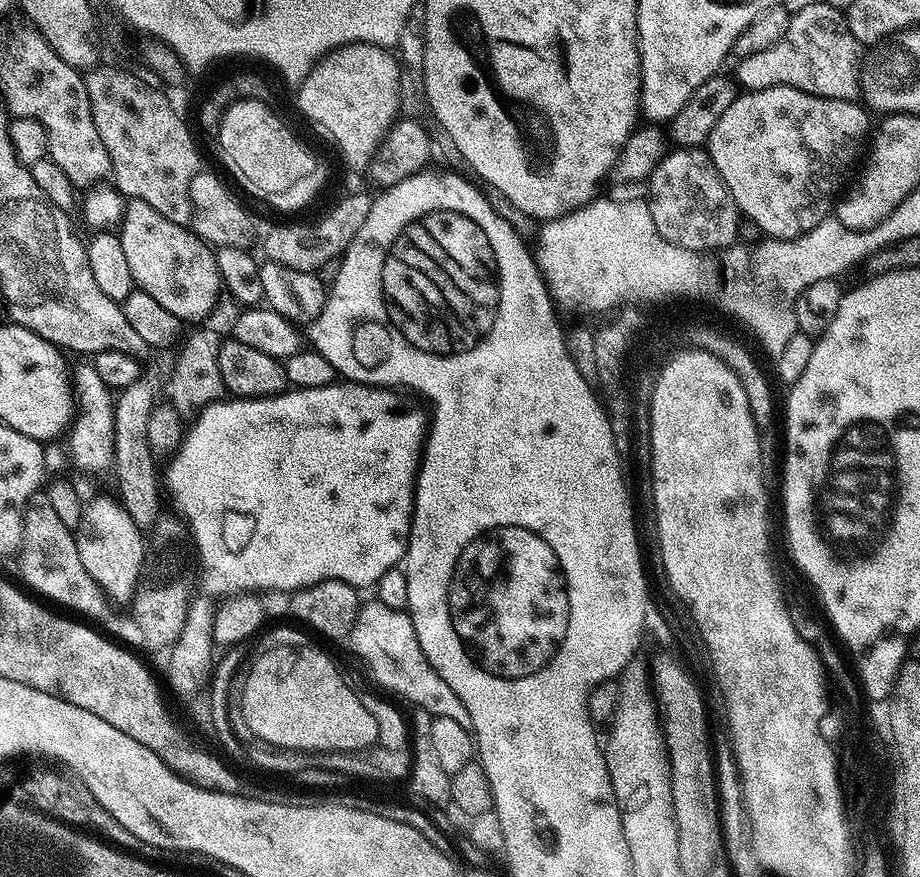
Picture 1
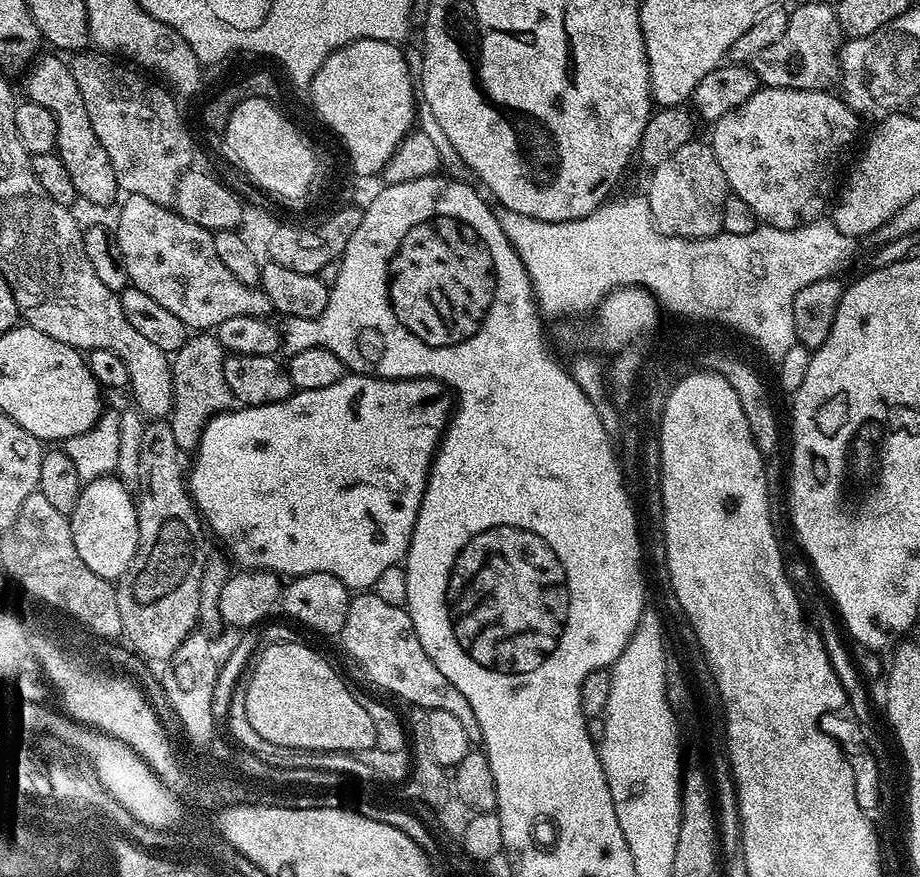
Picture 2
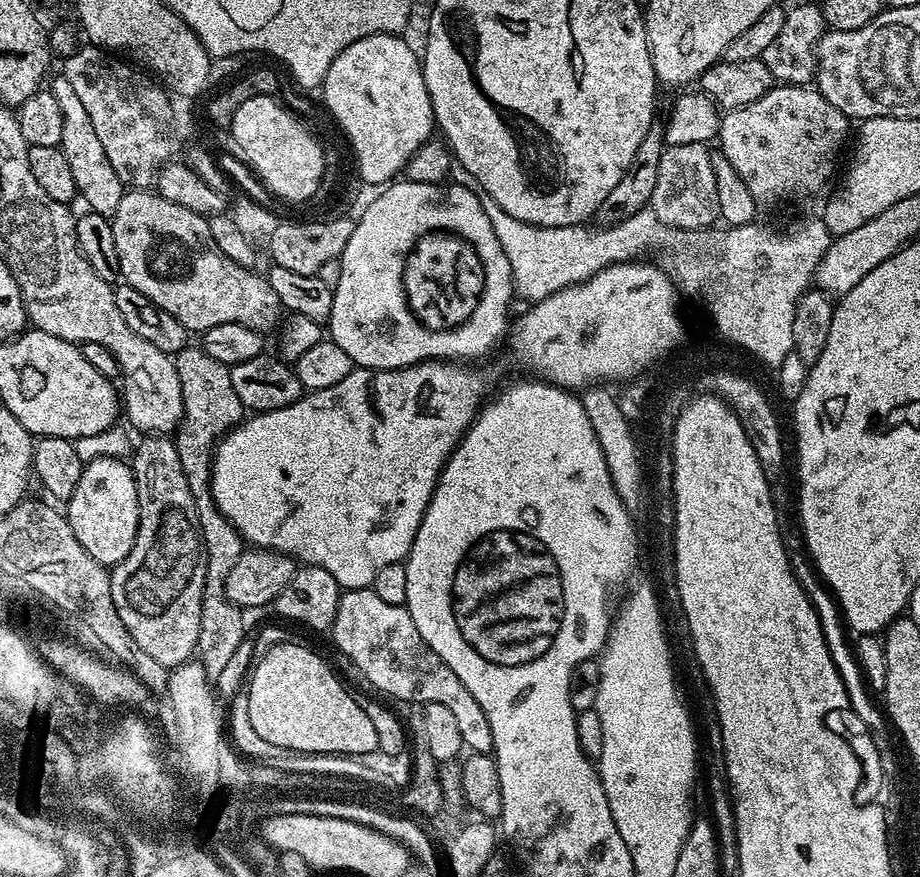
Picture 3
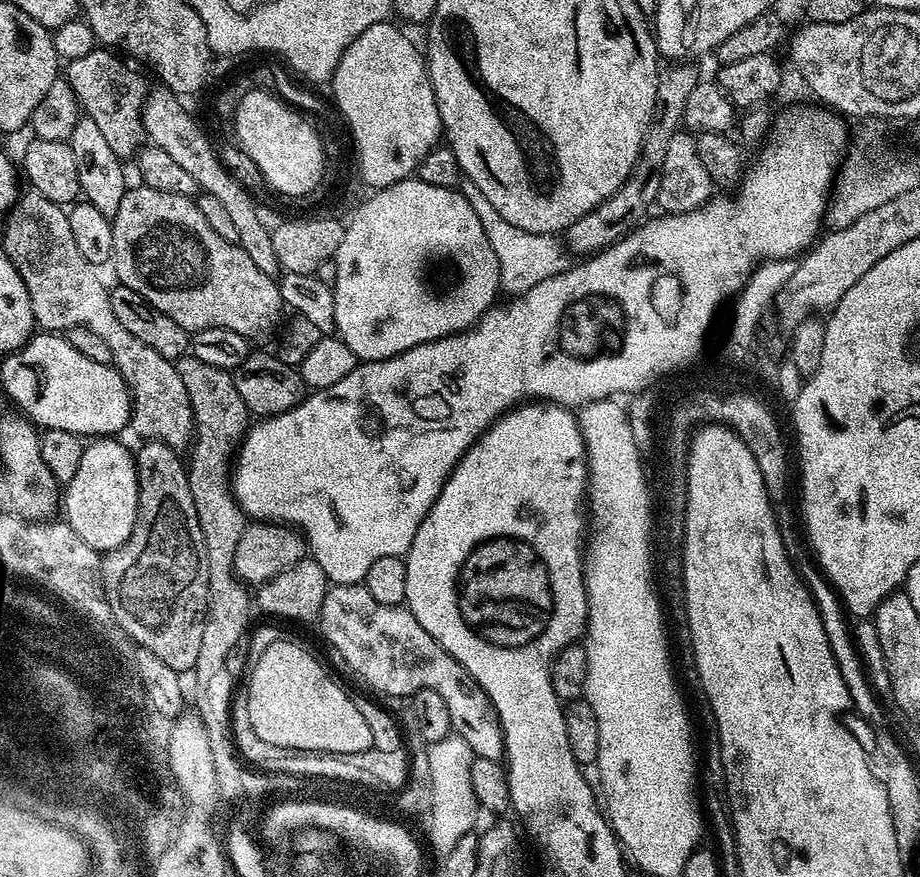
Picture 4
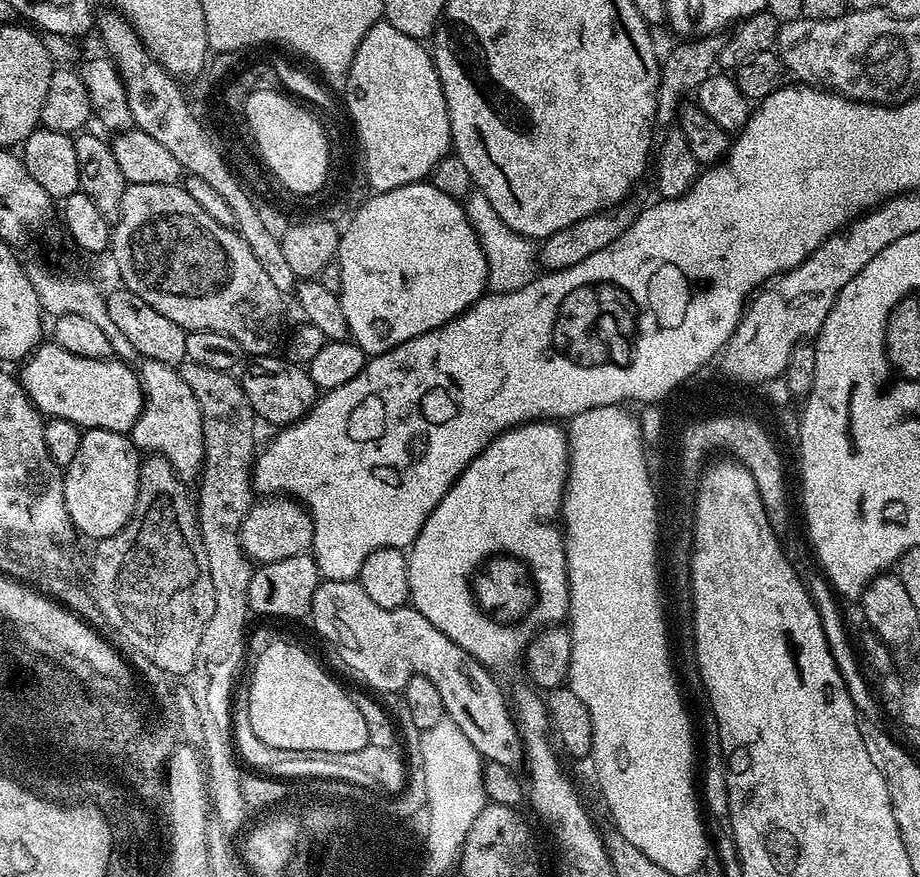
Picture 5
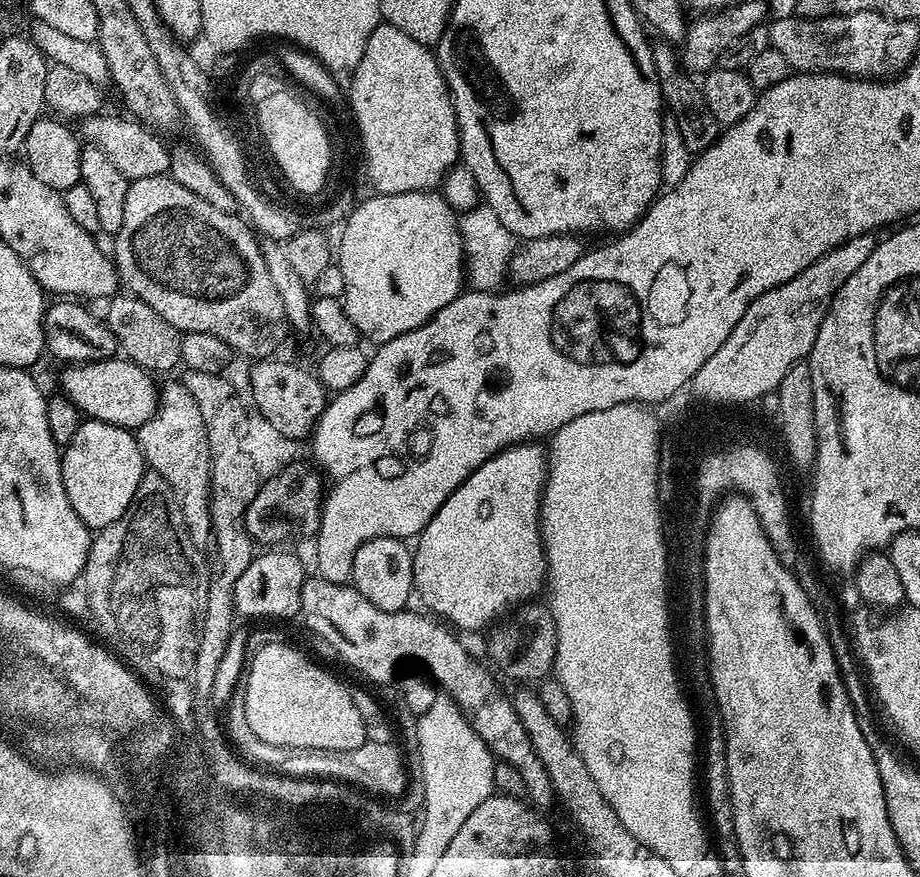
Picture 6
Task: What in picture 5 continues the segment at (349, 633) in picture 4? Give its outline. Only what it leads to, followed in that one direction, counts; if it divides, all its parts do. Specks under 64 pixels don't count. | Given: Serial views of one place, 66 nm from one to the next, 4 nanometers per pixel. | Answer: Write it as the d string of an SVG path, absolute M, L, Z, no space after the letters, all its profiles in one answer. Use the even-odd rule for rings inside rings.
M321 579L314 590L310 621L316 632L324 640L329 640L336 647L338 655L344 659L348 668L353 668L366 683L369 689L377 688L380 692L403 693L409 682L420 677L434 682L434 687L442 694L442 702L447 719L452 720L466 738L470 738L470 746L478 750L485 761L493 760L513 770L525 767L524 745L520 742L520 728L510 707L509 697L504 696L500 684L493 673L477 662L462 646L455 644L438 626L430 622L430 618L422 618L422 614L411 606L402 608L383 608L378 602L370 602L370 594L362 590L356 580Z

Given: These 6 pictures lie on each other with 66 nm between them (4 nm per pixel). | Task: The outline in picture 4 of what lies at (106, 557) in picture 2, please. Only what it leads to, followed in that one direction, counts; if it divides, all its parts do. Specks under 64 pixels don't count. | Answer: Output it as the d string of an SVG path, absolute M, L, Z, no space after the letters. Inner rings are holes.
M92 438L84 445L82 460L78 465L74 478L70 478L62 492L62 513L63 519L90 546L95 552L101 554L114 550L130 538L130 530L134 530L138 502L138 474L136 473L136 457L133 449L119 444L116 438Z

